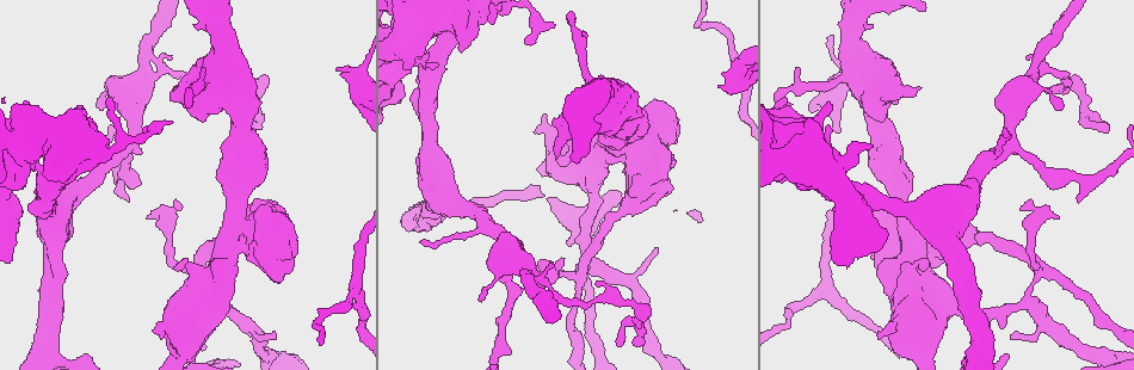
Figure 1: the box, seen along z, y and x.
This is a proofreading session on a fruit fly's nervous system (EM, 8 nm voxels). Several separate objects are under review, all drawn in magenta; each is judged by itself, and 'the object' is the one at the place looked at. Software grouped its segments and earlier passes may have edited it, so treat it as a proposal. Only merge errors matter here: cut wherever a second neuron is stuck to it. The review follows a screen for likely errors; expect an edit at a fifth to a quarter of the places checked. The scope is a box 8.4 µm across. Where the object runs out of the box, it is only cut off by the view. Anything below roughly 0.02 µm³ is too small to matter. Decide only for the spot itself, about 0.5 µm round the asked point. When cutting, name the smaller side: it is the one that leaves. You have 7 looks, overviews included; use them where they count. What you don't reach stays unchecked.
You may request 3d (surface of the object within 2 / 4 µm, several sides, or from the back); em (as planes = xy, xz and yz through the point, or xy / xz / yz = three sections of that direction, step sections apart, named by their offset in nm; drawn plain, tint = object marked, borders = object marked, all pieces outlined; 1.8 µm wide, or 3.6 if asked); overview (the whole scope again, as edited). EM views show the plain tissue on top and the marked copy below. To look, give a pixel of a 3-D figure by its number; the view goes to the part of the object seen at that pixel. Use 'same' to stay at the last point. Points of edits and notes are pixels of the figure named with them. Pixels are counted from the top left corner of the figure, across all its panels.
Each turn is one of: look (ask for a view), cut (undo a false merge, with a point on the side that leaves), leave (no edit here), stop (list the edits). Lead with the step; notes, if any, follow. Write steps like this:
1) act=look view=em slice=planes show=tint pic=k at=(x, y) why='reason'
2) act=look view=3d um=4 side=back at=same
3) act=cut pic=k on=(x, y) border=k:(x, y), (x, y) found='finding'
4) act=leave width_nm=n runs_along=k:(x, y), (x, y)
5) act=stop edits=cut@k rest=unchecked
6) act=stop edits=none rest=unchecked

act=look view=3d um=4 pic=1 at=(916, 306) why='thick turns thin'

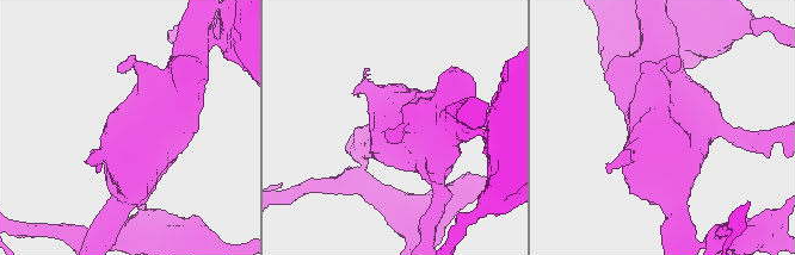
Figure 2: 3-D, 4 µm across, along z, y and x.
act=look view=em um=3.6 slice=planes show=tint pic=2 at=(144, 128) why='now the EM'

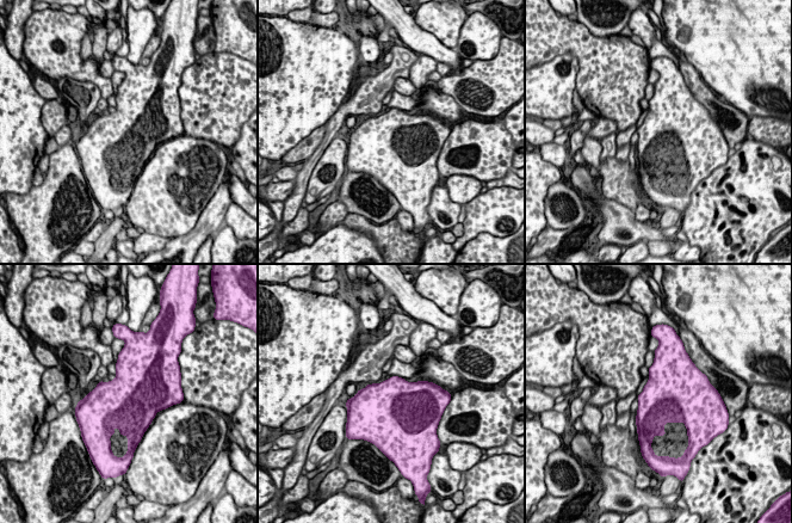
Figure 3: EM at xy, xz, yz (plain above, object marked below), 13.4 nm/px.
act=leave found='all the same neuron'

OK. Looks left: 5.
act=look view=3d um=2 pic=1 at=(1040, 267) why='three-way junction'

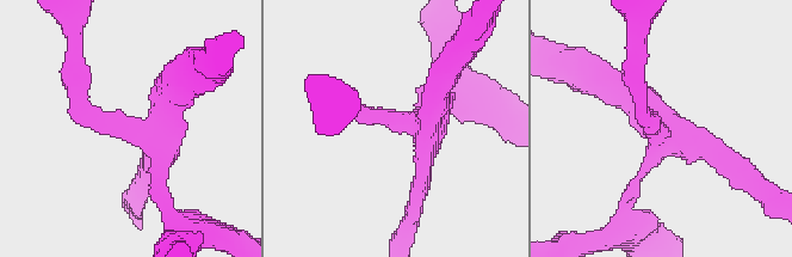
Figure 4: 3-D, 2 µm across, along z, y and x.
act=look view=em slice=yz step=8 show=tint pic=4 at=(423, 123) arms=3 why='need the tissue'

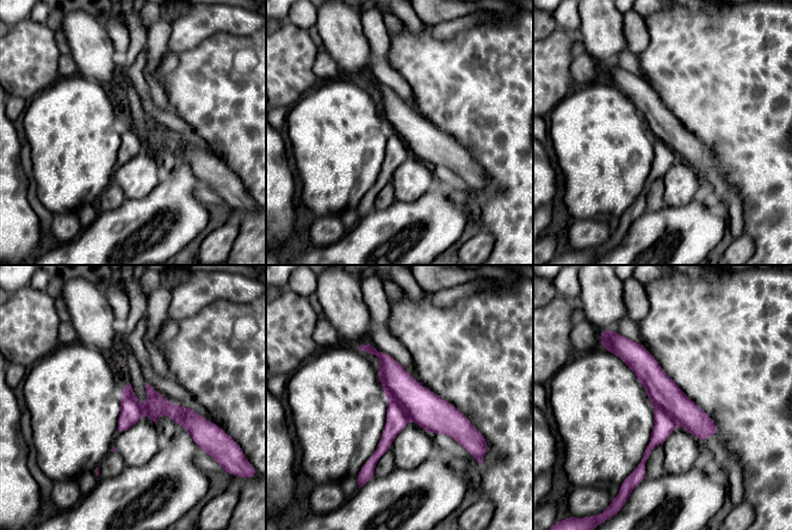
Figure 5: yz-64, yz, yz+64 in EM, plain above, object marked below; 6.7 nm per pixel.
act=look view=em slice=planes show=tint at=same why='cut it another way'

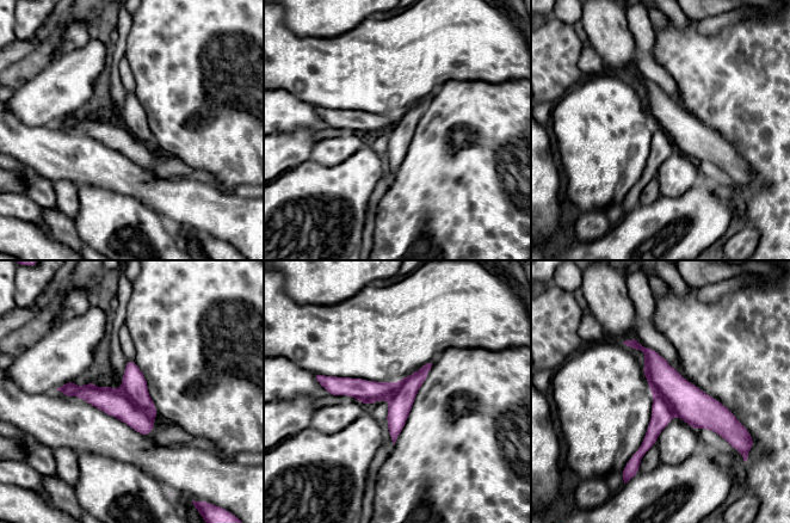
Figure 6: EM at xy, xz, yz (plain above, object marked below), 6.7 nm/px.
act=cut pic=6 on=(134, 385) width_nm=190 part_leaving=6:(629, 343), (641, 346), (701, 411), (732, 419) found='a second neuron is stuck on'

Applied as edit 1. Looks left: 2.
act=look view=overview

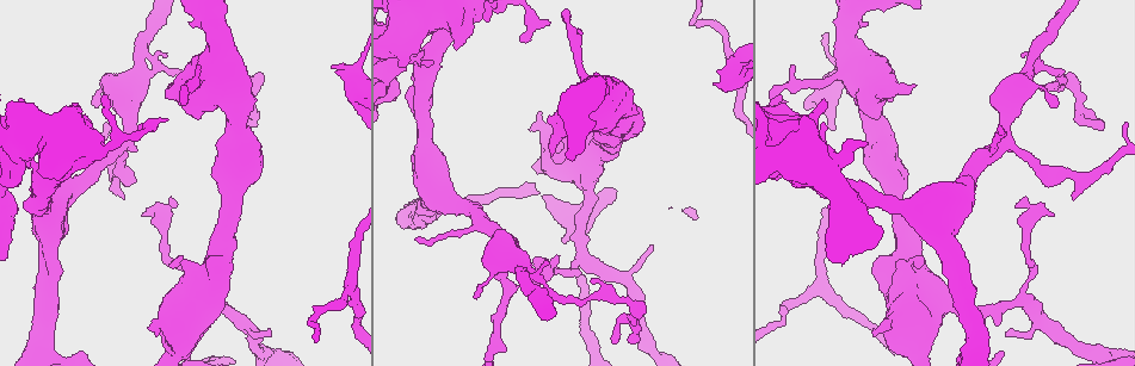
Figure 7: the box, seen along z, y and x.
act=look view=em um=3.6 slice=yz step=4 show=tint pic=7 at=(237, 109) why='sudden change in width'

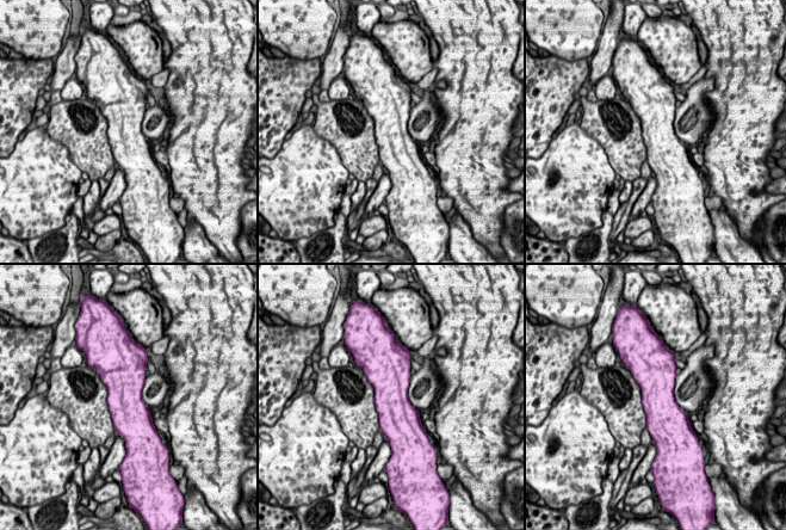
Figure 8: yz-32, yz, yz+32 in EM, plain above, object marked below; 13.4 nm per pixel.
act=leave found='continuous, no second neuron'

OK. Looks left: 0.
act=stop edits=cut@6 rest=unchecked

